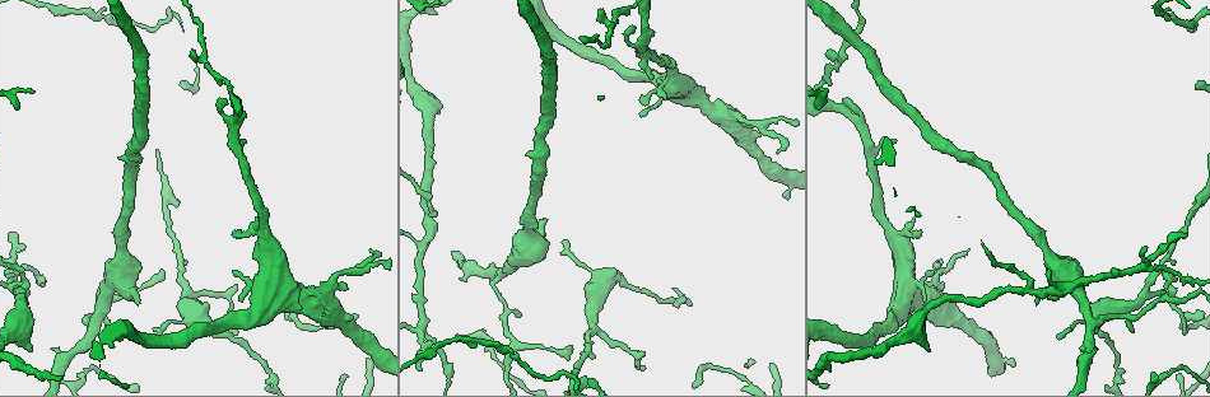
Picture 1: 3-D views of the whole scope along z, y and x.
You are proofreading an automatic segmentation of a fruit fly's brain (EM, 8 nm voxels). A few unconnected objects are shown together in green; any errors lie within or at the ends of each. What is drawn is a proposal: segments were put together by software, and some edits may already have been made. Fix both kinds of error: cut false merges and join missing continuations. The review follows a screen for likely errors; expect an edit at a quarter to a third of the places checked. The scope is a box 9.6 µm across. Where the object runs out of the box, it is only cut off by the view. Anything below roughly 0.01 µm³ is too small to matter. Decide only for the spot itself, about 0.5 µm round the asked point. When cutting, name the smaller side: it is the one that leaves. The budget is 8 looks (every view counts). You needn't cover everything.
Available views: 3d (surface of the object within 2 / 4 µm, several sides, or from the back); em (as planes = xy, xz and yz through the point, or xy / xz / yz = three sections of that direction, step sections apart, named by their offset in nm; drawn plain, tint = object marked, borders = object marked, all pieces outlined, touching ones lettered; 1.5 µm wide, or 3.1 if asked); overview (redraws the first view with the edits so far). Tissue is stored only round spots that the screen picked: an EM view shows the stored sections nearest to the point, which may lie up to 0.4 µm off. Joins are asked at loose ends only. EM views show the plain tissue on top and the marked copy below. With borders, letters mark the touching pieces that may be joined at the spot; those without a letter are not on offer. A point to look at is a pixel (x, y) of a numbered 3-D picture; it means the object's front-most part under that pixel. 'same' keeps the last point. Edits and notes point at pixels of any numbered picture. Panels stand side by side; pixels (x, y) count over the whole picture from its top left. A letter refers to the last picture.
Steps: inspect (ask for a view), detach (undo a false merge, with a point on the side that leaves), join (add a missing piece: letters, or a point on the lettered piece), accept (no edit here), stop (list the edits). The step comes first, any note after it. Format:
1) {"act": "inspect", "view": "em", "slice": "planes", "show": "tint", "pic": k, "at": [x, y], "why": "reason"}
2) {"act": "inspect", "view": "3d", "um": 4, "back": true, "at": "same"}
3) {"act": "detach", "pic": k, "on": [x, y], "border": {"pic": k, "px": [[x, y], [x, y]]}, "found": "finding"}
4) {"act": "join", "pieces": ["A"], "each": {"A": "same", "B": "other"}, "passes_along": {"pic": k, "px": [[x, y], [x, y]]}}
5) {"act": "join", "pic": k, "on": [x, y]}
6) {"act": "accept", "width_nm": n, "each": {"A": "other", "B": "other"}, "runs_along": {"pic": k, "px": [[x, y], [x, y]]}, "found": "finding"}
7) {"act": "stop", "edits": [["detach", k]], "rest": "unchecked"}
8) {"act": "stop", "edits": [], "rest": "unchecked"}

{"act": "inspect", "view": "em", "slice": "planes", "show": "tint", "pic": 1, "at": [241, 300], "why": "thin end"}

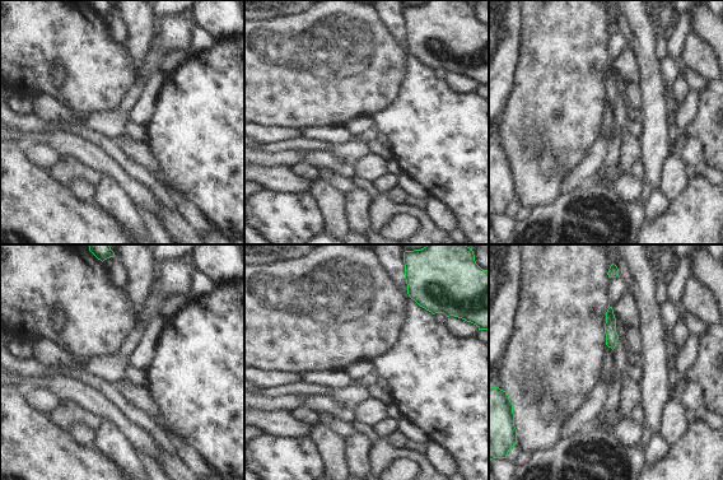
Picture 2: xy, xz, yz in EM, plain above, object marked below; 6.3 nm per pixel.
{"act": "inspect", "view": "em", "slice": "planes", "show": "borders", "at": "same"}

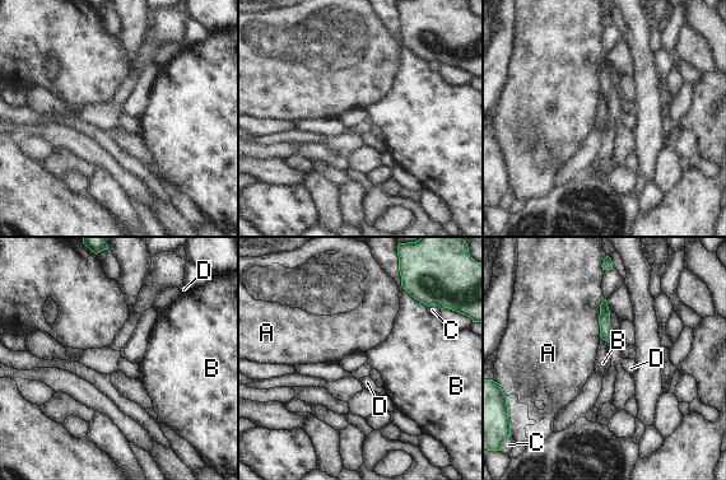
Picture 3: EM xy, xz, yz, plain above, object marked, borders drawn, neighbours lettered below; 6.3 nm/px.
{"act": "accept", "width_nm": 80, "each": {"A": "other", "B": "other", "C": "other", "D": "other"}, "found": "none of them fits"}

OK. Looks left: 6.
{"act": "inspect", "view": "em", "slice": "planes", "show": "tint", "pic": 1, "at": [1027, 290], "why": "two arms in line, one across"}

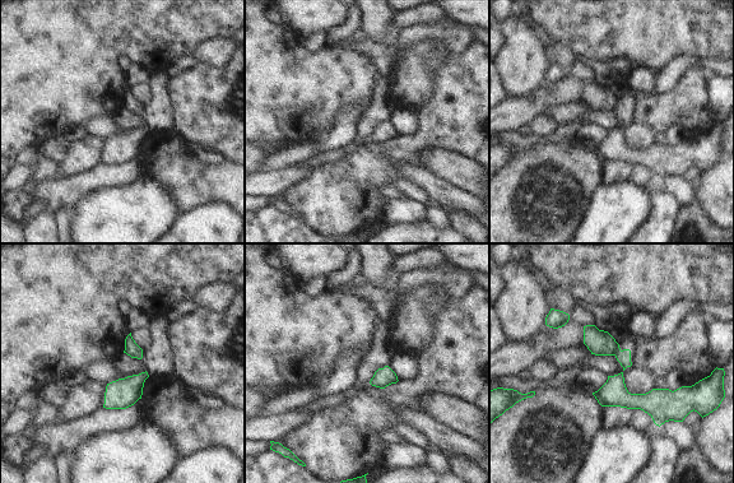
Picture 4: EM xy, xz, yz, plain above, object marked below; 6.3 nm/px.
{"act": "inspect", "view": "em", "slice": "planes", "show": "borders", "at": "same", "why": "see the neighbours"}

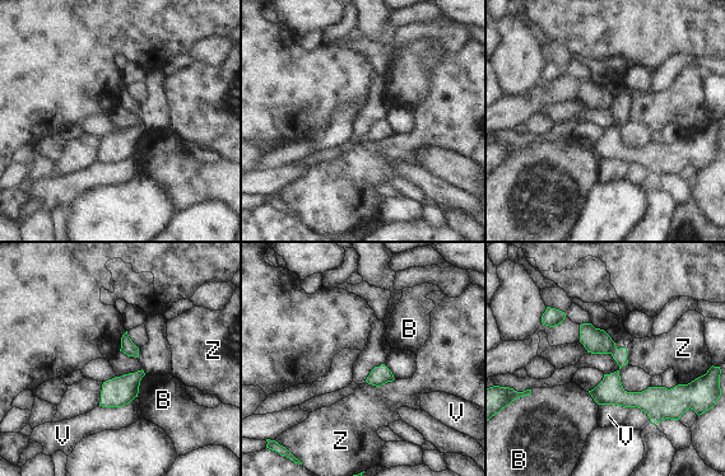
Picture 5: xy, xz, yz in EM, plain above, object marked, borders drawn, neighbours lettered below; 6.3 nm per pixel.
{"act": "detach", "pic": 5, "on": [596, 341], "each": {"B": "other", "V": "other", "Z": "other"}, "border": {"pic": 5, "px": [[616, 348], [612, 354]]}, "found": "a second cell is stuck on"}

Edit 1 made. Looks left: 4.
{"act": "inspect", "view": "3d", "um": 2, "pic": 1, "at": [1141, 269]}

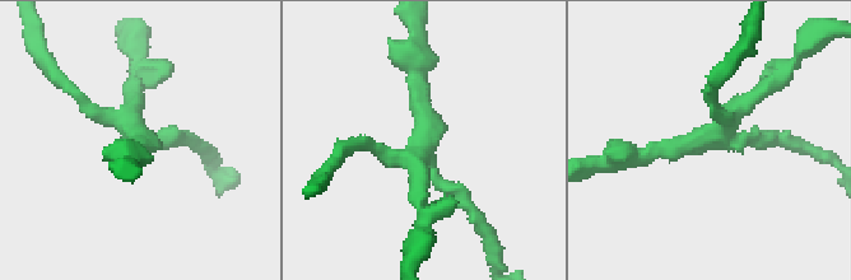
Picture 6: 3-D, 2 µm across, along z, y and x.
{"act": "inspect", "view": "em", "slice": "yz", "step": 8, "show": "tint", "pic": 6, "at": [420, 149]}

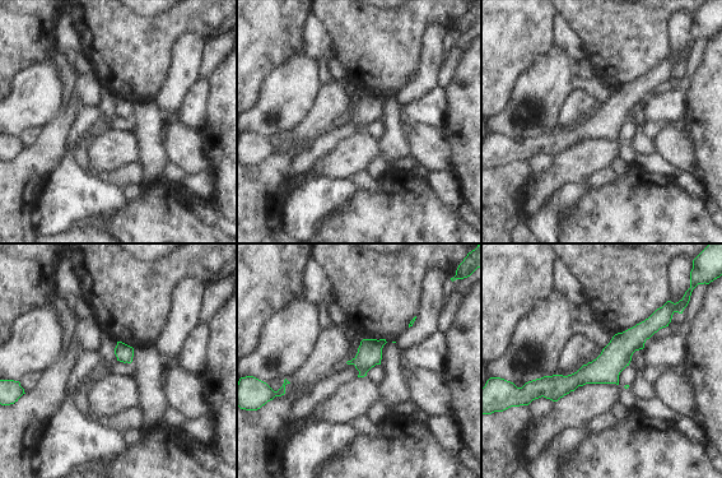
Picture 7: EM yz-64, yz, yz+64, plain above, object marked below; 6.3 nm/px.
{"act": "inspect", "view": "em", "slice": "planes", "show": "borders", "at": "same"}

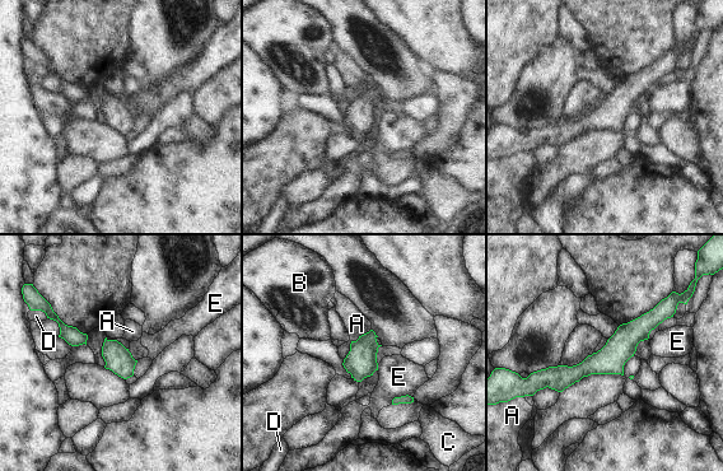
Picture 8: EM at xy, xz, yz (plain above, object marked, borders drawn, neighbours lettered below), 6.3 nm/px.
{"act": "accept", "longest_contact_nm": ["A", 240], "each": {"A": "other", "B": "other", "C": "other", "D": "other", "E": "other"}, "found": "all the same cell"}

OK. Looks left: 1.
{"act": "stop", "edits": [["detach", 5]], "rest": "unchecked"}

